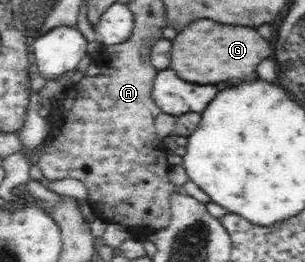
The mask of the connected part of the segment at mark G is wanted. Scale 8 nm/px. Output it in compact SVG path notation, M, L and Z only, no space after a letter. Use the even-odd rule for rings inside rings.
M194 20L177 33L178 37L171 41L169 68L176 71L180 79L198 85L214 85L232 77L246 79L256 71L256 65L269 58L271 53L268 39L260 36L252 27L236 27L212 20ZM210 45L214 45L214 51ZM210 59L214 61L214 69L208 69Z

